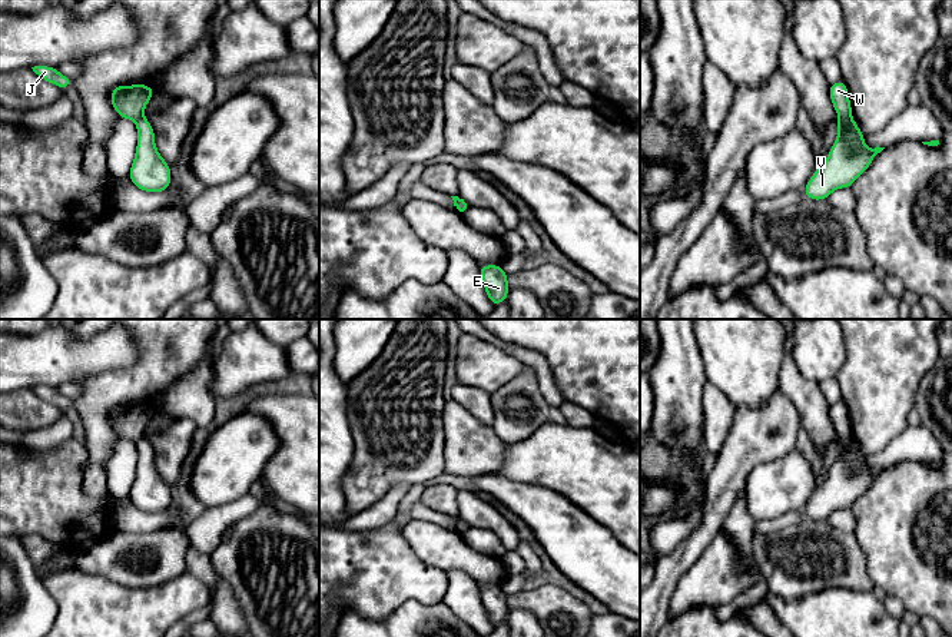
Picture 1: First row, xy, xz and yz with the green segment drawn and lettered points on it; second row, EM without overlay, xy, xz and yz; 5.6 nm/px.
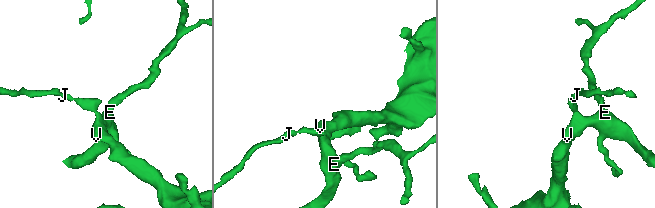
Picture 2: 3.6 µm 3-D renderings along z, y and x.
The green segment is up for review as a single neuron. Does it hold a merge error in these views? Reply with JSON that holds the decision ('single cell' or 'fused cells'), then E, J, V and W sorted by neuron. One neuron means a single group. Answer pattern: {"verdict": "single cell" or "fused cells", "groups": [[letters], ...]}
{"verdict": "fused cells", "groups": [["E", "V"], ["J", "W"]]}

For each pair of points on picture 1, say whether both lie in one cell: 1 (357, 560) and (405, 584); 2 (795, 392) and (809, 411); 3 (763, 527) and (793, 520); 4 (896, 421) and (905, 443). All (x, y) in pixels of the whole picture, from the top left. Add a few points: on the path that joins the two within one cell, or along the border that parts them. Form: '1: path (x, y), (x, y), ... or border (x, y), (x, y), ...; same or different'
1: path (368, 571), (394, 574); same
2: path (799, 397), (809, 407); same
3: path (770, 526), (786, 520); same
4: border (908, 425), (881, 451), (873, 453); different

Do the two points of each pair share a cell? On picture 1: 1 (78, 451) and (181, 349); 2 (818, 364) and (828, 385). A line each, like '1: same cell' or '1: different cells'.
1: different cells
2: different cells

